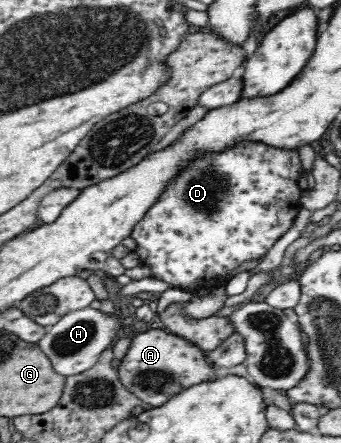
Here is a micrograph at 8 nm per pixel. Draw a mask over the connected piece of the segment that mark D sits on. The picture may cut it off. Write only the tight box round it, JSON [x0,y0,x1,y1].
[129,142,309,293]

